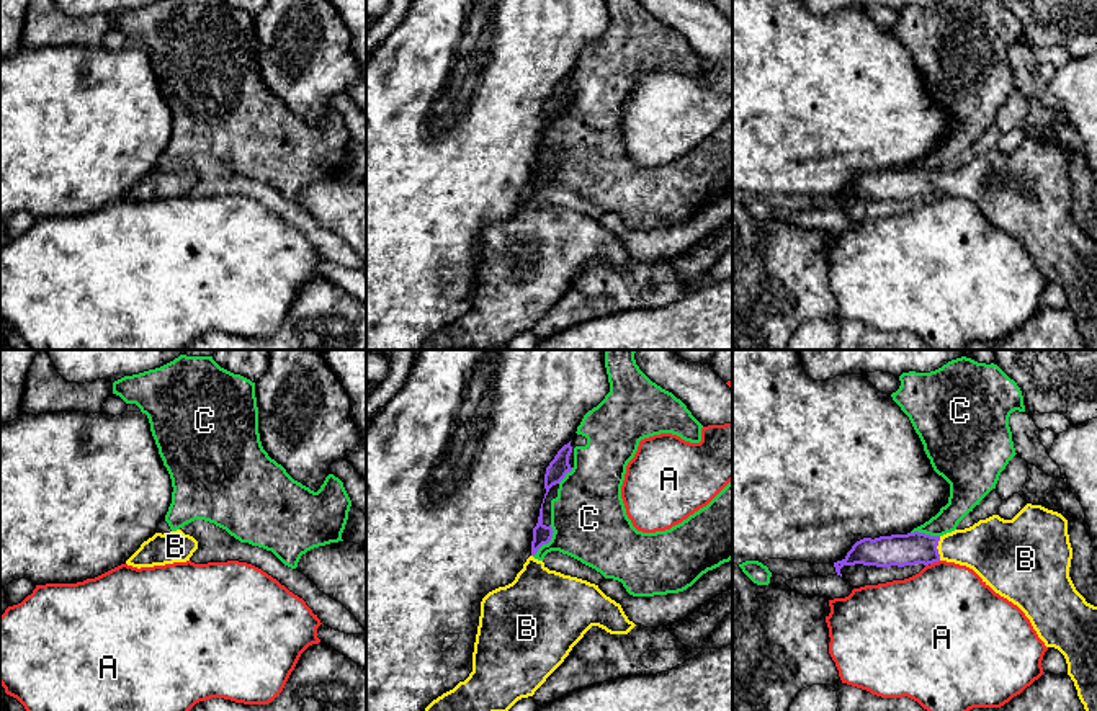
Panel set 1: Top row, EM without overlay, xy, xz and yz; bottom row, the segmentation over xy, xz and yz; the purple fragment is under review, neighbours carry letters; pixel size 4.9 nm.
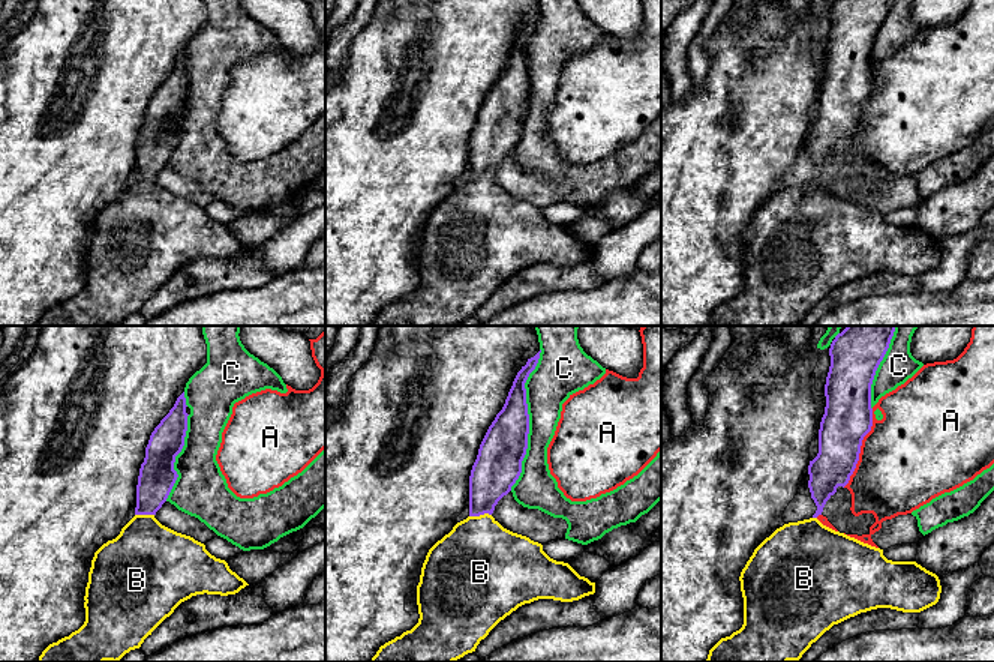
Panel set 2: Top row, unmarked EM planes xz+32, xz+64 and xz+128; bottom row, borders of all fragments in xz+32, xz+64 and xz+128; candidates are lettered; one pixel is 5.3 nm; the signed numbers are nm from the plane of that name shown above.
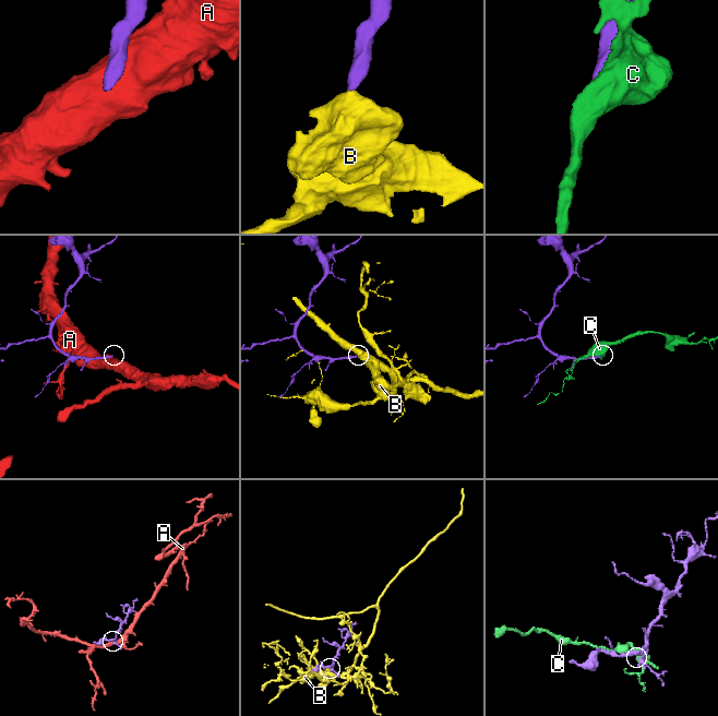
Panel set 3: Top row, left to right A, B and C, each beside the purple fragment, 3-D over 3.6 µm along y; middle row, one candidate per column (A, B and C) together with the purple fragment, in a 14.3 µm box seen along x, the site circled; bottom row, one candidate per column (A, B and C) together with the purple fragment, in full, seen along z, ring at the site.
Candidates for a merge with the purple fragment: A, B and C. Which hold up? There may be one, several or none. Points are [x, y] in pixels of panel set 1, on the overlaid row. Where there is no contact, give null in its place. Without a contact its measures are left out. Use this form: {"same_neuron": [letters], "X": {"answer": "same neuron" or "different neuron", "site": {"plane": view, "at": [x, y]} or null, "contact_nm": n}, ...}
{"same_neuron": ["B"], "A": {"answer": "different neuron", "site": {"plane": "yz", "at": [934, 561]}, "contact_nm": 50}, "B": {"answer": "same neuron", "site": {"plane": "yz", "at": [935, 548]}, "contact_nm": 120}, "C": {"answer": "different neuron", "site": {"plane": "xz", "at": [548, 541]}, "contact_nm": 180}}

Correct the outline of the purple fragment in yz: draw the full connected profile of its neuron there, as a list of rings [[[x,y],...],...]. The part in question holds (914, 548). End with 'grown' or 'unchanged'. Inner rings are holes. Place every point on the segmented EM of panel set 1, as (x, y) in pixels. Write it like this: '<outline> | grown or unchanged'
[[[1027,503],[1012,520],[992,515],[943,536],[914,531],[875,539],[863,538],[842,561],[834,562],[834,567],[840,577],[844,566],[855,564],[904,567],[947,561],[973,569],[986,585],[1025,613],[1046,647],[1054,647],[1064,655],[1068,675],[1074,682],[1084,709],[1097,711],[1097,606],[1087,603],[1076,590],[1069,577],[1071,559],[1068,520],[1058,512]]] | grown

